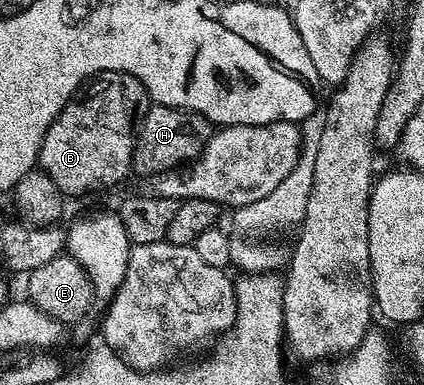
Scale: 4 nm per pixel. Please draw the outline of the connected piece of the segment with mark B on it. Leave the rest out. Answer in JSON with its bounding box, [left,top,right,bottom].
[38,71,148,197]

